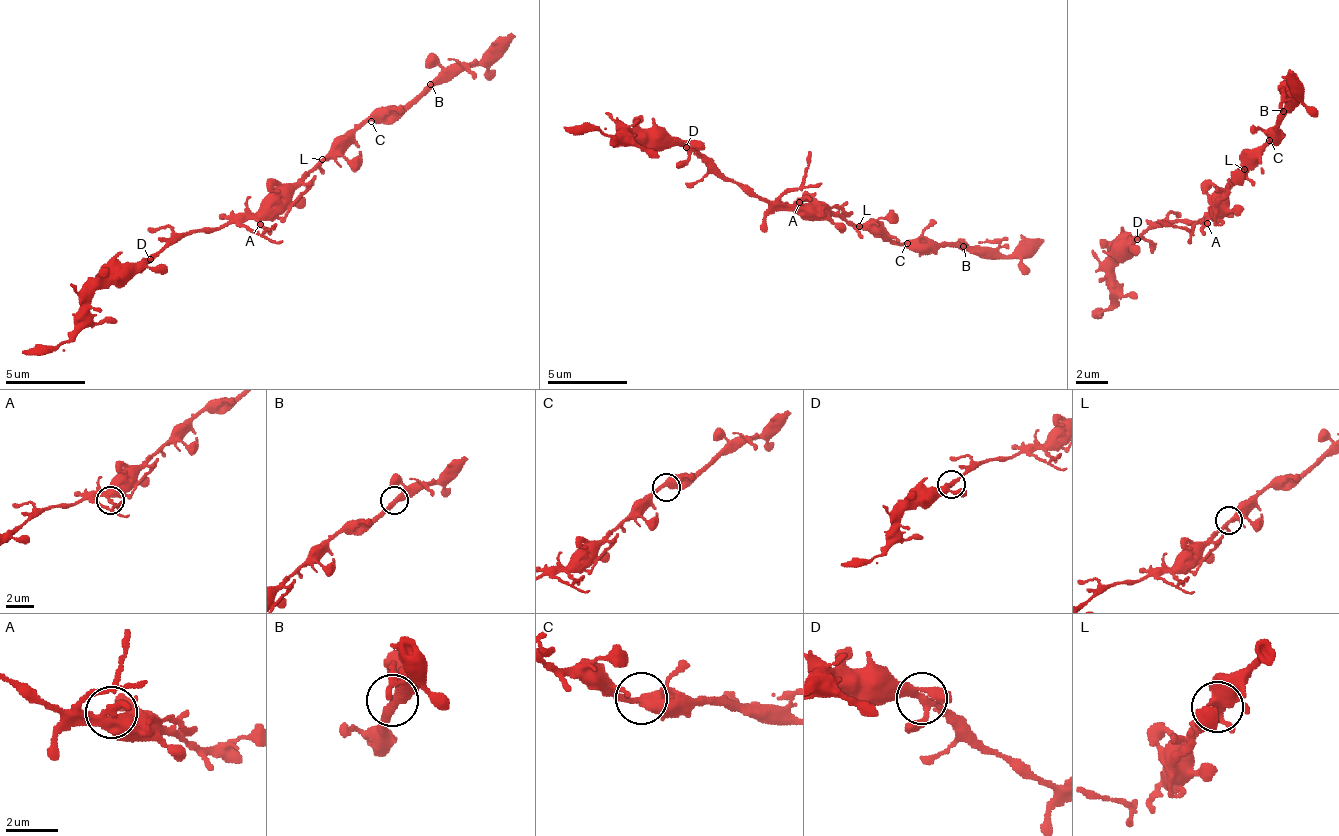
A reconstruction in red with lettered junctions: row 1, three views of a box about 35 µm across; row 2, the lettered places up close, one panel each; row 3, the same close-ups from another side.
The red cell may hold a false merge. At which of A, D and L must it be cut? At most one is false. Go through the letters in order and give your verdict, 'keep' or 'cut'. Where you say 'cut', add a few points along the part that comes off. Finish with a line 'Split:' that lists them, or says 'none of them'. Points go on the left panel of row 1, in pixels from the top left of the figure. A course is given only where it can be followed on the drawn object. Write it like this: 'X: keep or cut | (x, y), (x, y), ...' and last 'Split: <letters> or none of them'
A: keep
D: keep
L: keep
Split: none of them

